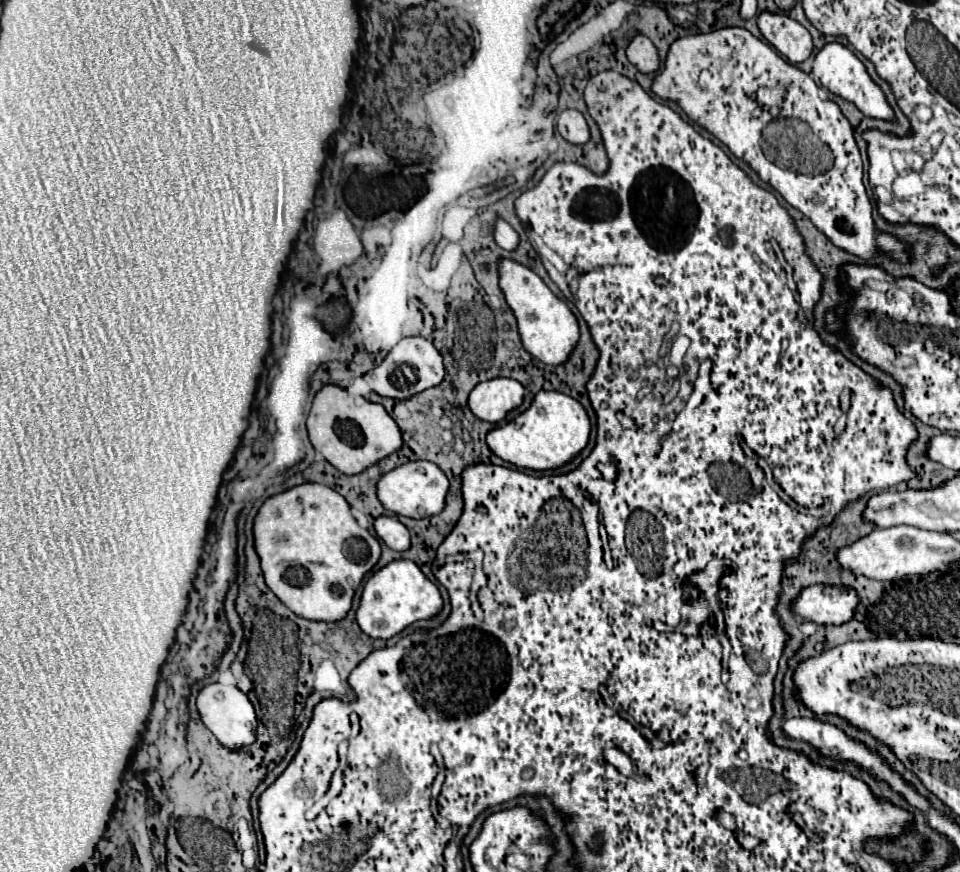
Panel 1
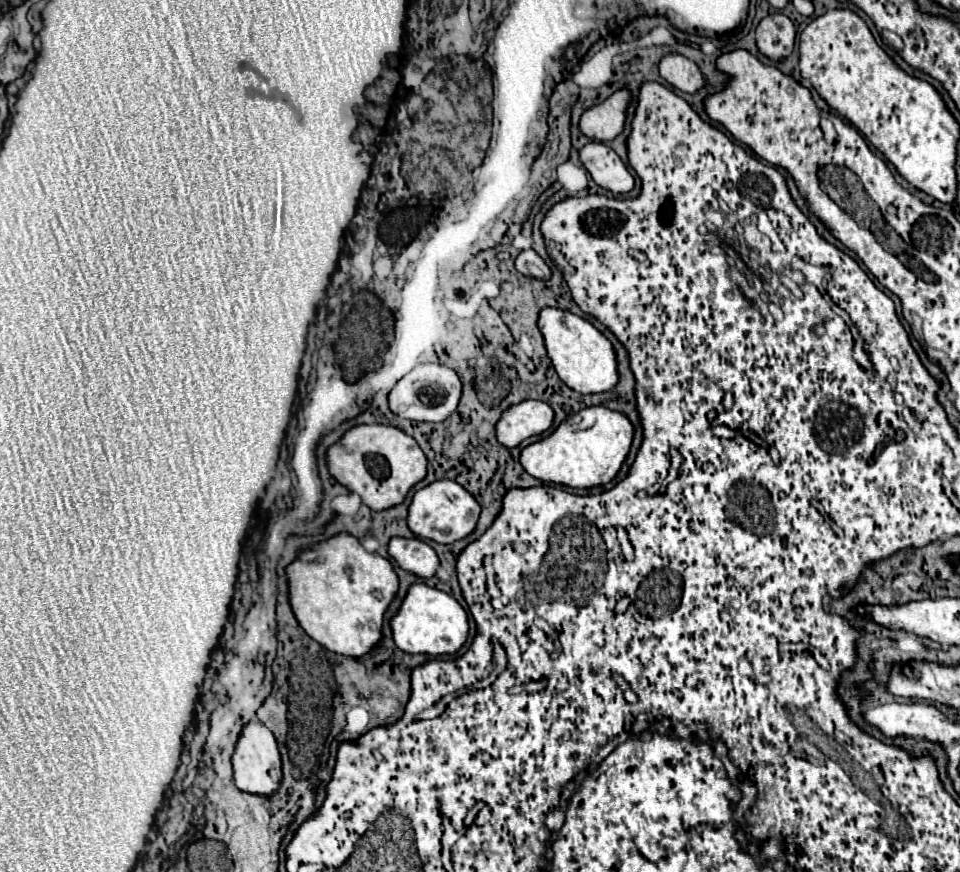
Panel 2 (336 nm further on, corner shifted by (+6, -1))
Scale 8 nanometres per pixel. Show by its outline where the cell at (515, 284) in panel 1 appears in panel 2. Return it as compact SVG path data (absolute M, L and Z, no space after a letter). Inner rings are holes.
M542 308L538 318L538 328L544 336L548 358L558 374L558 378L572 390L580 394L596 394L606 392L618 382L616 360L610 340L598 332L588 320L560 308Z

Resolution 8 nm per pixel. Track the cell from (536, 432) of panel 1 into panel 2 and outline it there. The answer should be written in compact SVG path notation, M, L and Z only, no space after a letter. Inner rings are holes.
M590 406L568 414L552 434L524 446L520 452L520 464L530 476L542 482L564 484L570 488L592 488L608 484L618 474L630 442L632 424L624 414L602 406Z

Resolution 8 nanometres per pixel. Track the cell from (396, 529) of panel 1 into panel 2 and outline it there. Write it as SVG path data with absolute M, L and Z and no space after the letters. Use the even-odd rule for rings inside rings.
M392 538L388 554L400 564L402 570L408 570L420 578L434 576L440 566L436 552L420 538Z

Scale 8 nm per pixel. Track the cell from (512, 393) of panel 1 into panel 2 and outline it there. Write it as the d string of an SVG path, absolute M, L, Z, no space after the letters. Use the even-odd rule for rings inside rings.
M522 400L508 406L496 422L496 438L506 448L518 446L522 440L542 434L554 420L552 408L542 400Z

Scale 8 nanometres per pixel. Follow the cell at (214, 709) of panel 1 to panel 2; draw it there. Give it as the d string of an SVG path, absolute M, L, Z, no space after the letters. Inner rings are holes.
M250 720L242 726L242 732L240 732L238 742L234 746L232 766L234 766L236 786L244 792L272 794L280 786L280 780L282 780L280 752L278 752L278 746L276 746L272 732L260 720Z

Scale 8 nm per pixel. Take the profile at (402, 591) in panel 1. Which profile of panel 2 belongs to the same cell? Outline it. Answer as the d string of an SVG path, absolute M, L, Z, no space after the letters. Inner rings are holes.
M416 582L408 588L398 612L390 618L390 628L396 646L410 654L454 654L468 636L468 616L454 596Z

